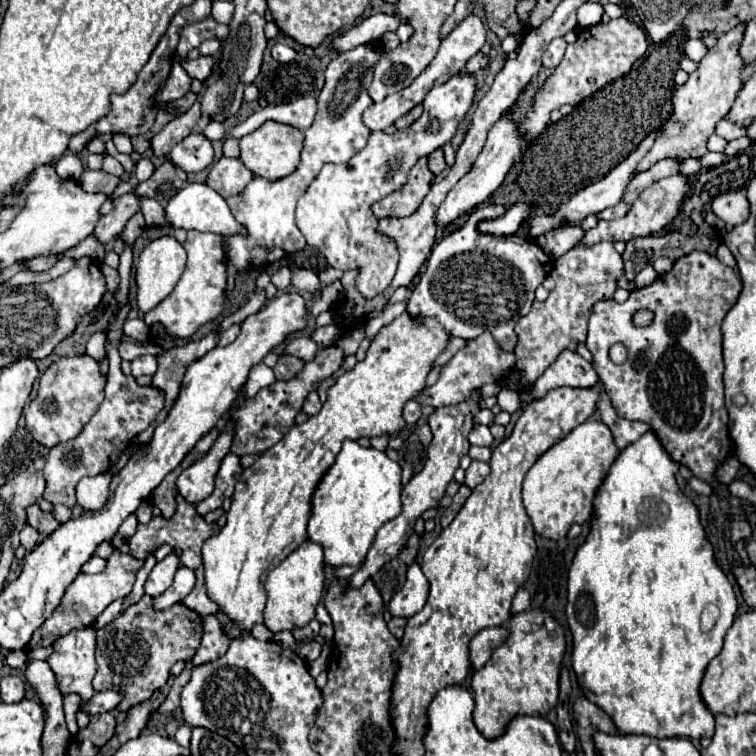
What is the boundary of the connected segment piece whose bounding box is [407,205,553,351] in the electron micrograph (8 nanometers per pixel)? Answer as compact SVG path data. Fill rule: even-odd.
M503 205L479 207L461 229L433 245L425 271L407 301L407 313L439 317L451 337L475 339L483 331L491 331L503 349L513 351L517 343L513 327L519 317L529 313L535 289L547 277L547 265L549 271L553 269L553 259L541 247L519 235L495 237L477 229L481 219L495 219L503 213Z

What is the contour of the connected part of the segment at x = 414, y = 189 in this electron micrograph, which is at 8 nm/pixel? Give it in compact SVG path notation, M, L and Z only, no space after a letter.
M421 157L413 169L409 171L407 183L393 191L391 195L383 197L381 201L371 205L371 211L377 219L383 217L409 217L423 201L423 197L429 193L429 183L435 175L427 169L427 159Z

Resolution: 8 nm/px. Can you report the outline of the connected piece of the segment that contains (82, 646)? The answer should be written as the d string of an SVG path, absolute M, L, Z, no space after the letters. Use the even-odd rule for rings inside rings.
M83 627L83 629L75 629L67 635L63 635L59 641L53 643L55 653L47 659L47 663L51 665L51 669L57 675L57 685L59 691L63 695L67 693L79 693L83 701L87 701L89 697L93 697L93 677L97 671L97 663L95 663L95 631L91 627Z

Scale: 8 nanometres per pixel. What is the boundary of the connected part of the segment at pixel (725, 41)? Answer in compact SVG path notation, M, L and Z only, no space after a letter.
M739 23L729 33L719 37L719 43L713 49L709 49L709 53L699 63L699 69L689 75L689 81L675 89L673 115L667 121L663 135L655 141L647 157L639 163L639 171L649 169L655 161L663 157L679 157L683 161L689 157L703 157L707 153L707 139L715 133L715 125L727 117L737 93L743 87L741 75L747 67L739 53L743 33L745 33L745 25Z

